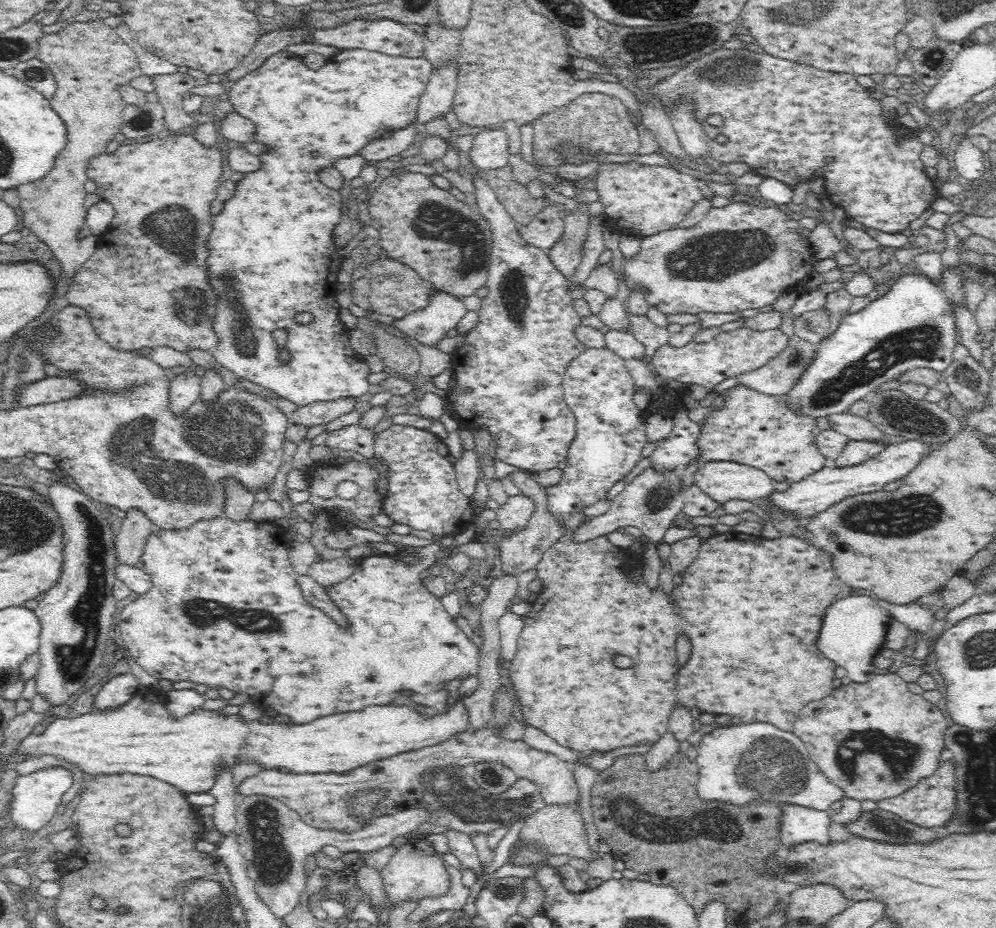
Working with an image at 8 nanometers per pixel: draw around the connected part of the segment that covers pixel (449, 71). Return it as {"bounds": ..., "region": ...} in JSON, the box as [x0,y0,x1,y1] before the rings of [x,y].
{"bounds":[414,66,457,124],"region":[[[452,66],[436,70],[424,93],[420,94],[414,121],[426,124],[436,120],[438,116],[445,115],[450,109],[456,88],[457,72]]]}

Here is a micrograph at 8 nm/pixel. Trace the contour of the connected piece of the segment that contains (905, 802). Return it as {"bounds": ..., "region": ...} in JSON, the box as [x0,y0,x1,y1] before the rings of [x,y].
{"bounds":[878,761,957,832],"region":[[[940,761],[938,768],[934,770],[932,776],[922,778],[914,787],[904,790],[898,796],[892,796],[884,800],[878,800],[879,809],[891,812],[895,816],[902,818],[924,828],[933,828],[940,832],[942,828],[957,813],[956,799],[956,776],[955,765],[951,761]]]}

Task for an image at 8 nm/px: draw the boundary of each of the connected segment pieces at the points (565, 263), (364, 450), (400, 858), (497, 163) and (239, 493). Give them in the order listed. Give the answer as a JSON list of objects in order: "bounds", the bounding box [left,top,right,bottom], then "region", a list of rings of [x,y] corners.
[{"bounds":[544,184,591,279],"region":[[[553,184],[554,194],[566,196],[566,210],[564,210],[564,234],[562,240],[554,242],[544,253],[548,255],[550,263],[566,279],[570,279],[583,258],[583,245],[587,238],[587,231],[591,223],[588,203],[582,200],[582,193],[591,193],[587,187],[574,185]]]},{"bounds":[326,425,374,457],"region":[[[360,425],[344,426],[326,436],[326,446],[332,450],[355,450],[361,456],[374,457],[374,434],[371,429]]]},{"bounds":[380,838,449,902],"region":[[[407,838],[400,846],[396,846],[394,856],[384,868],[380,868],[382,884],[386,894],[391,896],[390,902],[408,902],[408,900],[420,900],[426,896],[442,896],[449,889],[449,876],[446,871],[446,863],[442,854],[425,840],[411,840]]]},{"bounds":[468,128,509,172],"region":[[[490,128],[474,135],[472,150],[468,158],[472,166],[484,172],[491,169],[507,167],[509,164],[509,139],[507,131],[503,128]]]},{"bounds":[218,474,256,521],"region":[[[231,474],[218,478],[218,482],[220,492],[223,494],[223,508],[221,510],[226,514],[226,517],[236,521],[248,518],[252,506],[256,502],[253,490],[242,485],[242,482]]]}]

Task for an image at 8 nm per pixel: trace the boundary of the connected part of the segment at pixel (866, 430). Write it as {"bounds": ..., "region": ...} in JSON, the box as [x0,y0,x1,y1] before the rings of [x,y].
{"bounds":[827,413,888,443],"region":[[[840,413],[827,416],[831,428],[847,436],[849,440],[866,440],[885,443],[888,436],[884,434],[867,417],[860,417],[851,413]]]}

